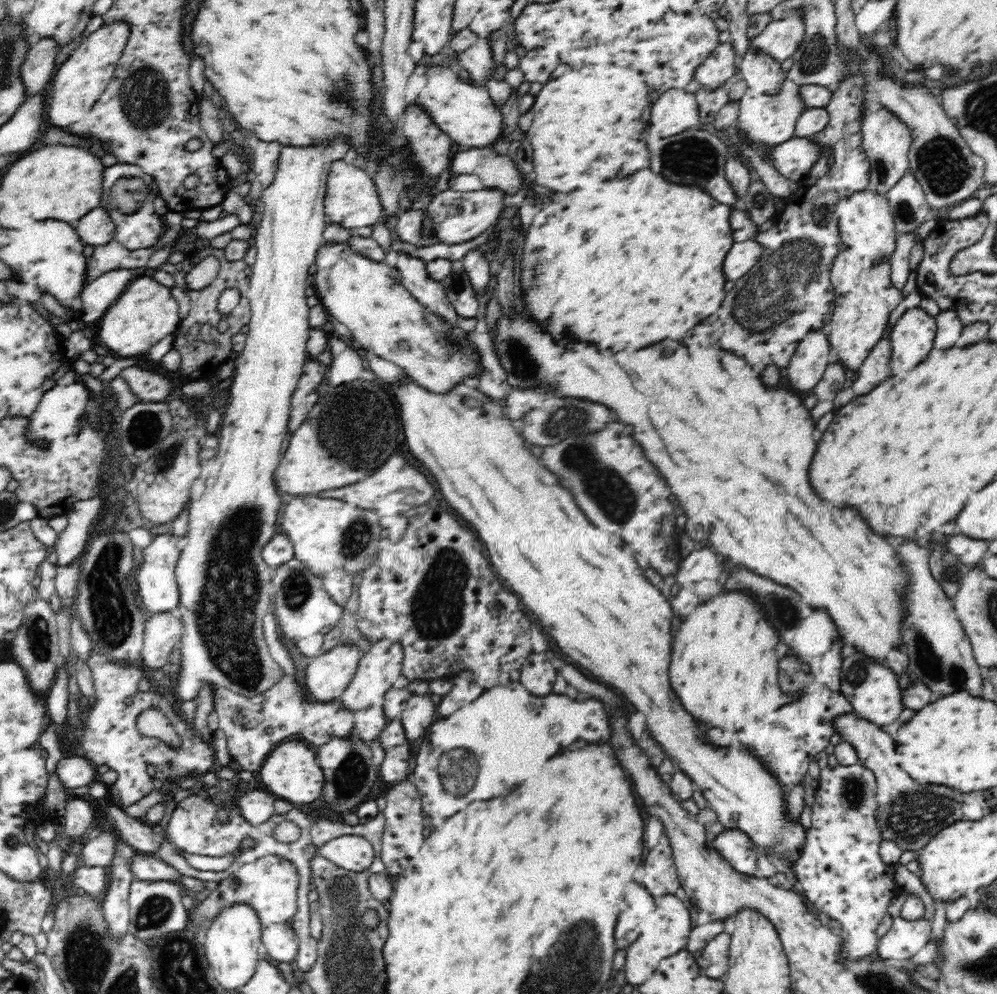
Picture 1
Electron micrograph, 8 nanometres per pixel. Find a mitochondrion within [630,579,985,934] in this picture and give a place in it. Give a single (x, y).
(911, 816)

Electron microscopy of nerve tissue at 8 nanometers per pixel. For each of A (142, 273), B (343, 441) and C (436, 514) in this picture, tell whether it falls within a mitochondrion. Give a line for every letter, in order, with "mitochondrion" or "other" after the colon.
A: other
B: mitochondrion
C: other

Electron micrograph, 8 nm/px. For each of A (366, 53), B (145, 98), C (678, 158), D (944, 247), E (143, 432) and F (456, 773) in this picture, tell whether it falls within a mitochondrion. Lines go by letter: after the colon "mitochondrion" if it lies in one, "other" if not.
A: other
B: mitochondrion
C: mitochondrion
D: other
E: mitochondrion
F: mitochondrion

